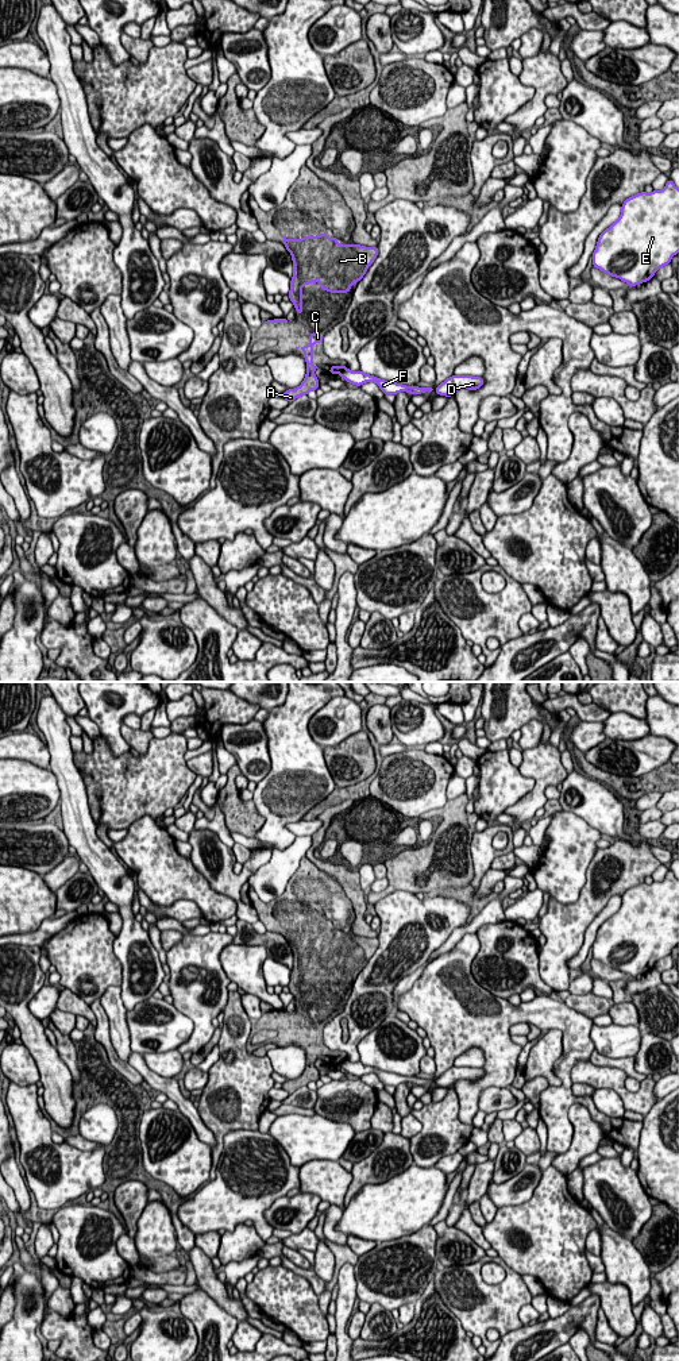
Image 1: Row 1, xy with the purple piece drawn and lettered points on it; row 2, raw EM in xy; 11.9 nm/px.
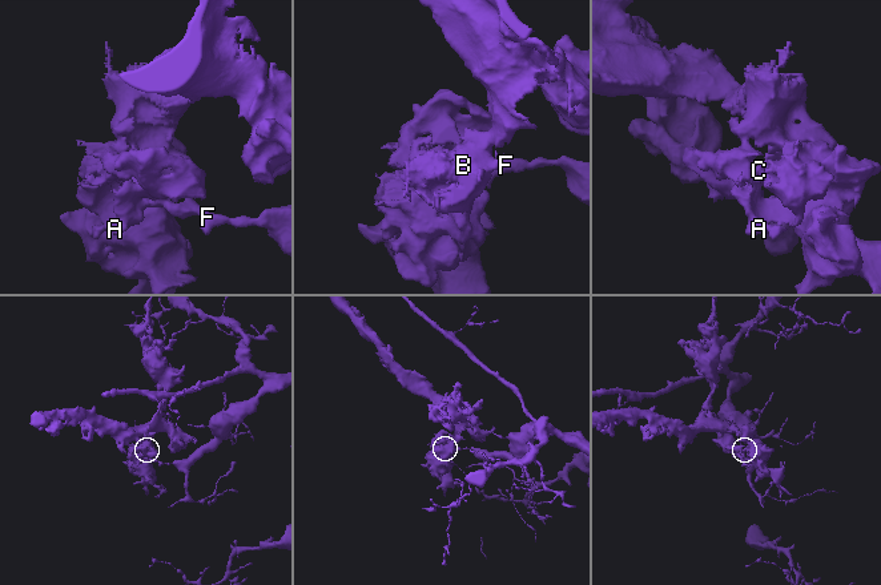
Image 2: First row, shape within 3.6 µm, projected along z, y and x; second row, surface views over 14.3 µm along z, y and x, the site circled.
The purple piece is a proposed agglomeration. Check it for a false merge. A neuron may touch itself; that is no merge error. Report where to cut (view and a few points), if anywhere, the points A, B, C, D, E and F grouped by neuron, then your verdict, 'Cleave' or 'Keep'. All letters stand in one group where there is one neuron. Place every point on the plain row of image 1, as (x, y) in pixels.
Split along xy (346, 1057), (338, 1064). Groups: A B C / D E F. Cleave

